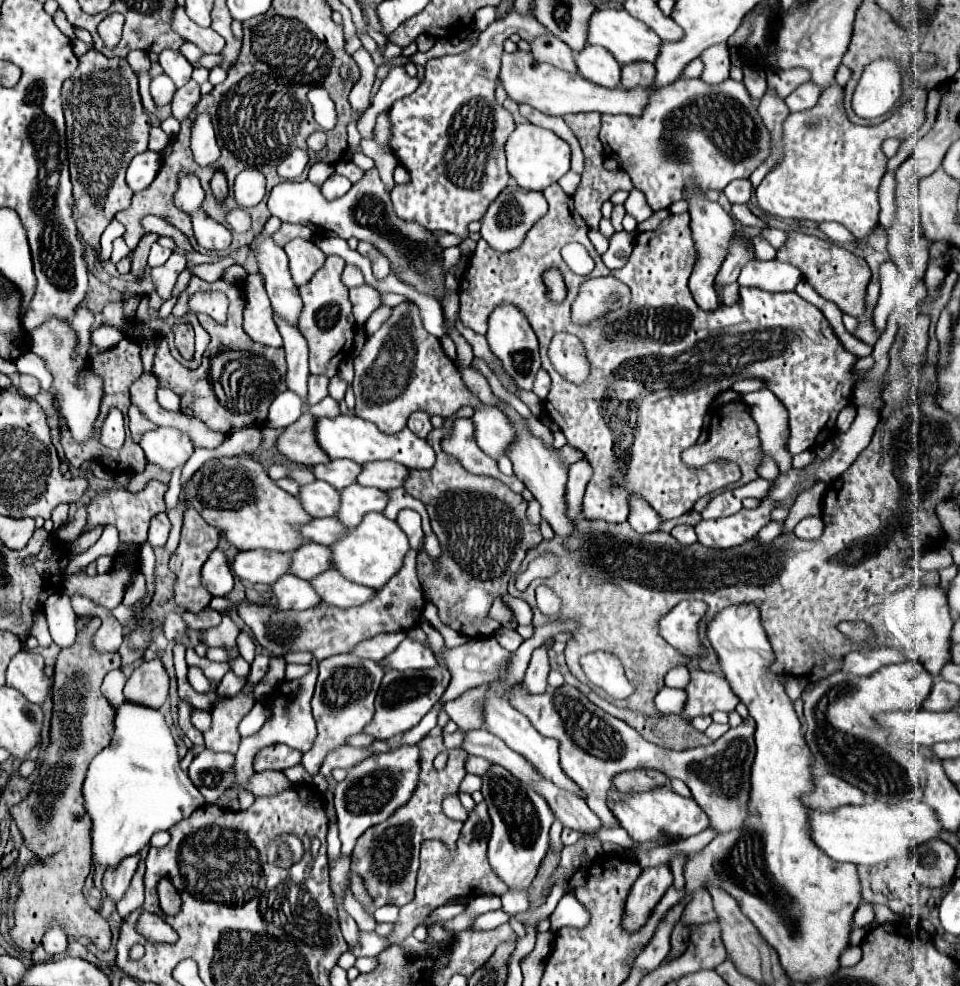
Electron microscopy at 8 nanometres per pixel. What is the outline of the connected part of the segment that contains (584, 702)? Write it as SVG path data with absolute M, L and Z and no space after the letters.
M512 685L506 689L506 697L514 709L518 709L530 719L530 723L540 735L552 737L560 743L562 771L580 787L580 791L588 799L588 806L602 819L604 827L612 827L616 823L604 801L606 793L612 789L614 773L640 767L652 767L666 773L668 777L682 779L690 787L694 801L708 815L710 827L716 829L716 833L730 833L744 827L750 815L750 773L756 753L756 723L752 717L744 719L738 727L728 729L716 743L710 743L706 747L666 751L646 741L636 729L632 729L622 719L616 719L598 709L572 685L548 689L542 695L528 695L522 685Z

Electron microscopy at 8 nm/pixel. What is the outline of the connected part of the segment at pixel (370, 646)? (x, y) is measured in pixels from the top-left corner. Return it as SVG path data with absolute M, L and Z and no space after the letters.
M388 633L388 635L380 635L380 637L372 637L370 641L362 641L362 645L358 645L358 649L354 649L352 653L358 657L370 657L374 661L384 659L388 653L392 653L400 641L404 641L406 633Z

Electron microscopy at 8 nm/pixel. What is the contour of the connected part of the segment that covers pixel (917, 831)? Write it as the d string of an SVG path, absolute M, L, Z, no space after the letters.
M876 801L870 805L844 805L832 811L808 809L808 827L810 839L818 849L822 849L834 861L846 861L854 865L876 865L892 857L904 859L914 845L940 837L942 833L942 829L938 829L938 819L934 817L934 811L920 801Z

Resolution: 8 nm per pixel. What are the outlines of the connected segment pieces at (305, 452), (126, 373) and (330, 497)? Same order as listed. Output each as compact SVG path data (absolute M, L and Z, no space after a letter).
M304 411L304 415L296 423L286 427L278 435L276 449L290 461L310 465L310 467L330 461L314 441L314 415L310 415L308 411Z
M122 339L114 349L94 349L90 347L90 369L102 379L104 395L100 403L98 423L102 426L102 419L110 407L118 407L128 419L130 407L130 385L132 381L142 375L140 363L140 345L130 339Z
M326 481L300 487L298 499L310 517L332 517L338 509L338 491Z

